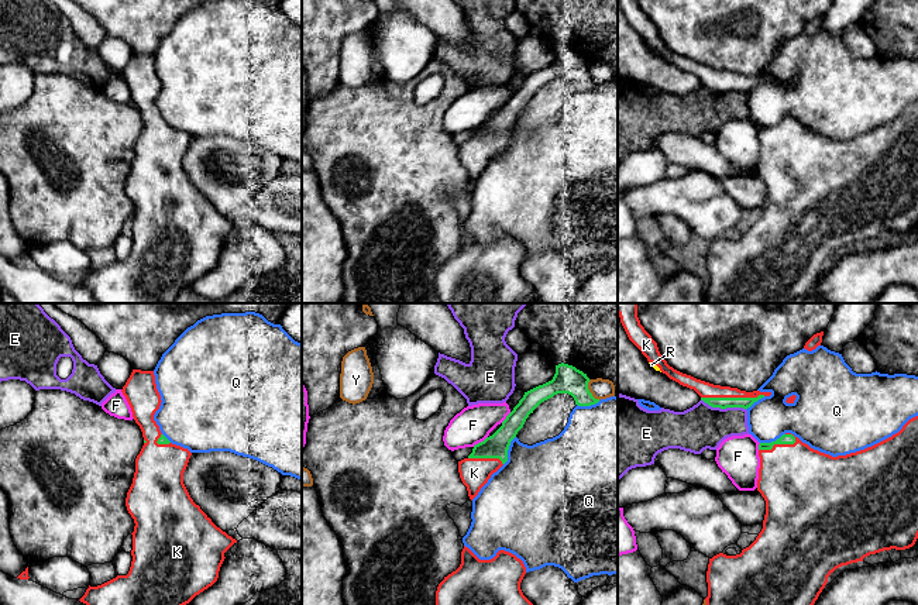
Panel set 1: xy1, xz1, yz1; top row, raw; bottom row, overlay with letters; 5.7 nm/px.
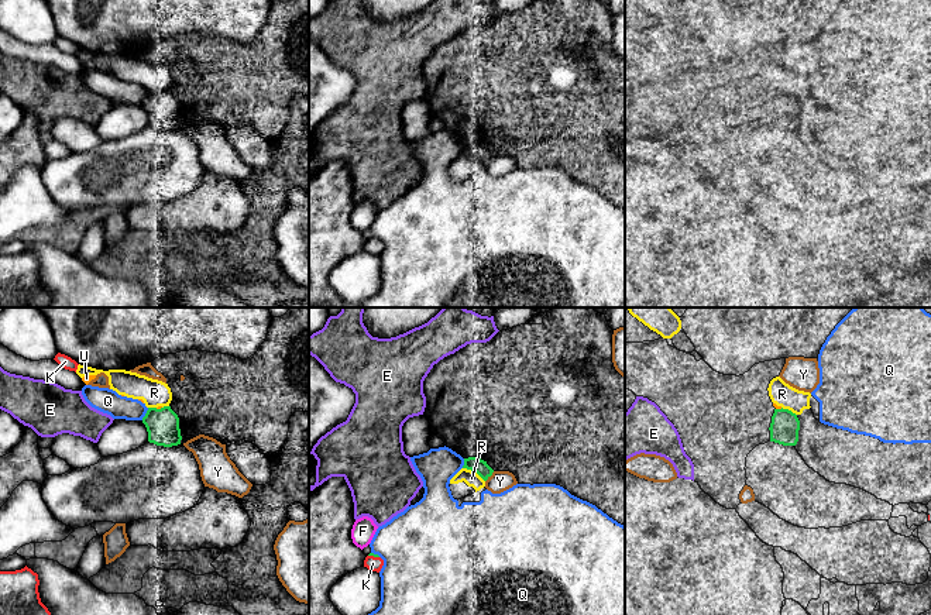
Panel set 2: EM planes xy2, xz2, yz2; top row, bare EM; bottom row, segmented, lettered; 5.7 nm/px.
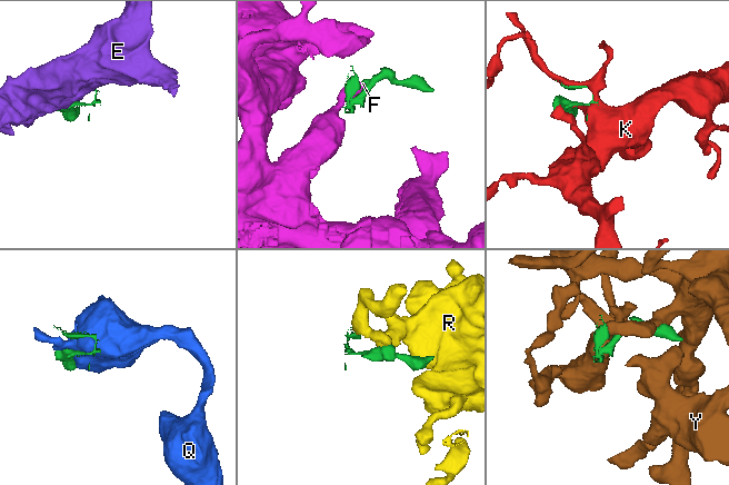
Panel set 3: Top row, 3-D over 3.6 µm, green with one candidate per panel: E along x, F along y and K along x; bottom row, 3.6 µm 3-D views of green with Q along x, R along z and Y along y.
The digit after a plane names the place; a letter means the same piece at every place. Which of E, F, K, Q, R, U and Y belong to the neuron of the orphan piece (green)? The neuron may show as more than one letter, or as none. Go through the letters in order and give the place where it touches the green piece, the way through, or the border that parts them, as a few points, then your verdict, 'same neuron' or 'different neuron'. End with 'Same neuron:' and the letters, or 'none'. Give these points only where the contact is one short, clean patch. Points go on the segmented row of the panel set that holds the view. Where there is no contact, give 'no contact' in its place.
E: contact yz1 (724, 408); border yz1 (701, 399), (712, 406), (745, 409); different neuron
F: contact xz1 (481, 442); different neuron
K: contact yz1 (732, 398); same neuron
Q: contact xz1 (508, 449); different neuron
R: contact xz2 (474, 471); different neuron
U: contact xy2 (158, 409); different neuron
Y: contact xz1 (588, 391); different neuron
Same neuron: K

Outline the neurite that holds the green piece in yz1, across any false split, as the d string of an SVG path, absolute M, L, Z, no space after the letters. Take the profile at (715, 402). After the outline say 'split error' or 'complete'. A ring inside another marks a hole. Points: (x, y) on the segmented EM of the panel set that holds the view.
M618 303L618 314L629 340L642 351L647 361L656 364L670 379L694 389L701 396L701 401L709 406L747 409L759 399L771 395L771 392L746 392L738 388L714 385L674 369L660 354L657 343L640 324L637 303Z; split error

